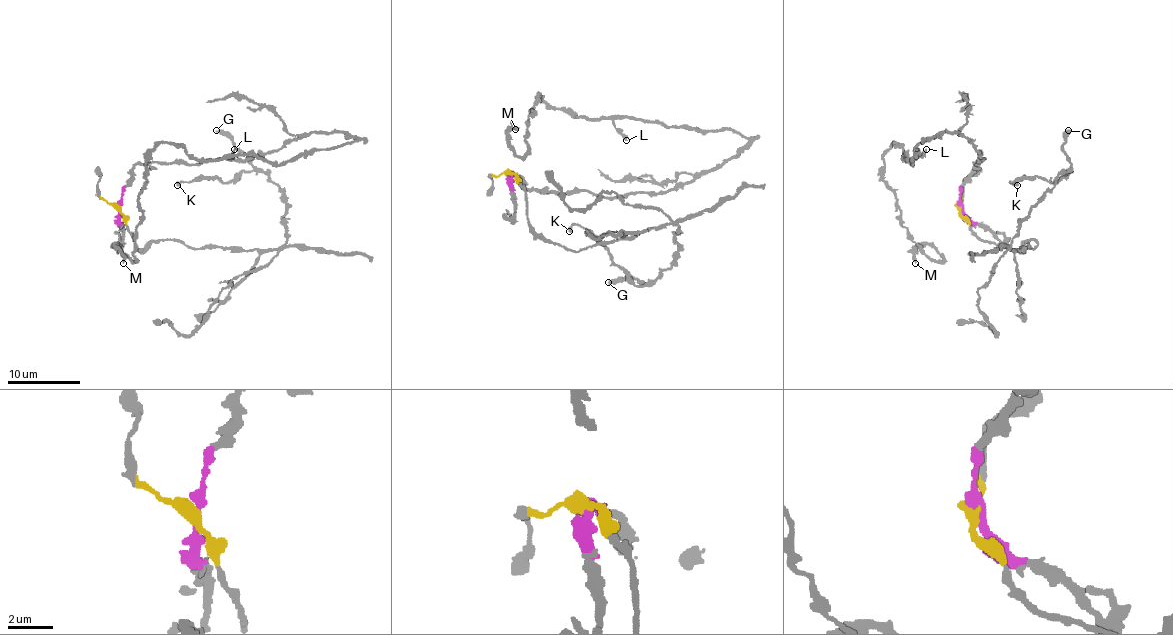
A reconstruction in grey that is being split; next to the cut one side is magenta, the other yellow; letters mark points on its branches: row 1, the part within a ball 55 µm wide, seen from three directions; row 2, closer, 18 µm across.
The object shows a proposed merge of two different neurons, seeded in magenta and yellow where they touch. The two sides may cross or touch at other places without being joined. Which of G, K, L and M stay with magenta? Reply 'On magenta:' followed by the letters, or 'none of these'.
On magenta: L, M

